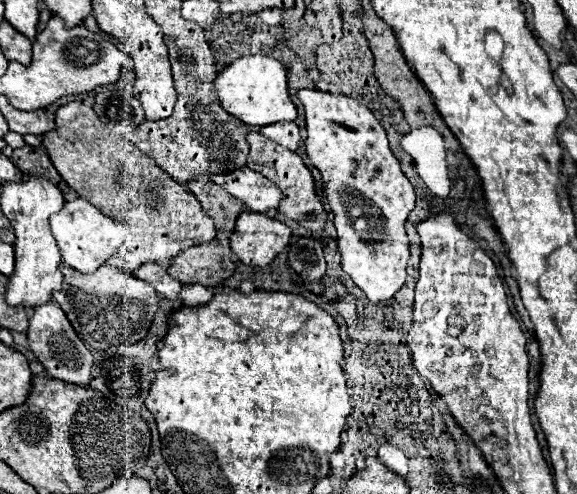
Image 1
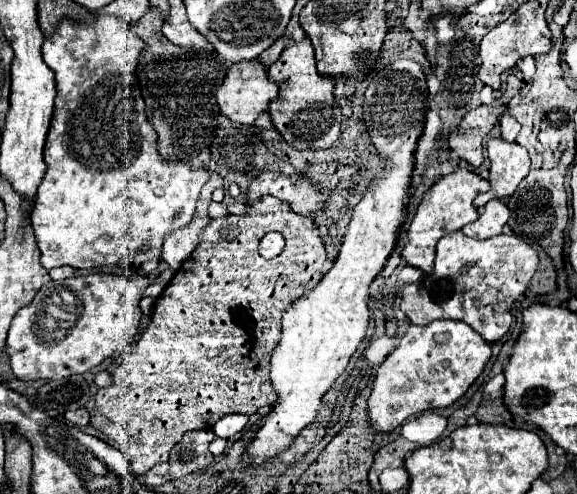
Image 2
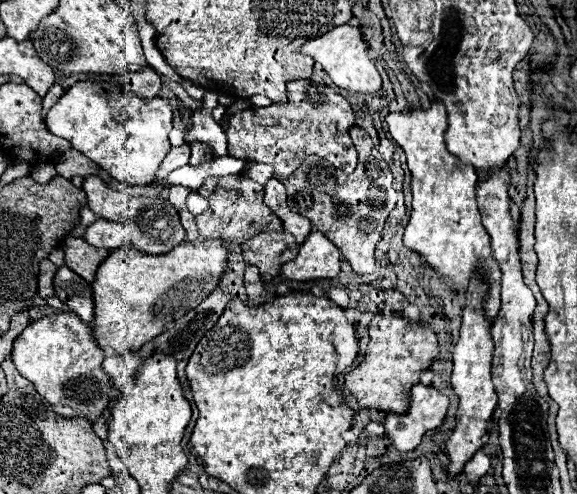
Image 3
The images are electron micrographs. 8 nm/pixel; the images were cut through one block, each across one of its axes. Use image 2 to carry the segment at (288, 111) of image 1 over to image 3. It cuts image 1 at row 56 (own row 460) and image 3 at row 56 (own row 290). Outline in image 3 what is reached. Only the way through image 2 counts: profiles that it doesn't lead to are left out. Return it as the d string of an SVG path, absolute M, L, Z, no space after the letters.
M350 24L336 26L330 32L326 32L324 36L306 42L300 48L300 52L304 56L310 56L316 64L320 64L322 70L332 78L332 82L342 90L350 90L350 92L358 92L358 94L374 94L382 86L380 74L378 74L374 62L368 58L368 44L362 40L362 32Z

